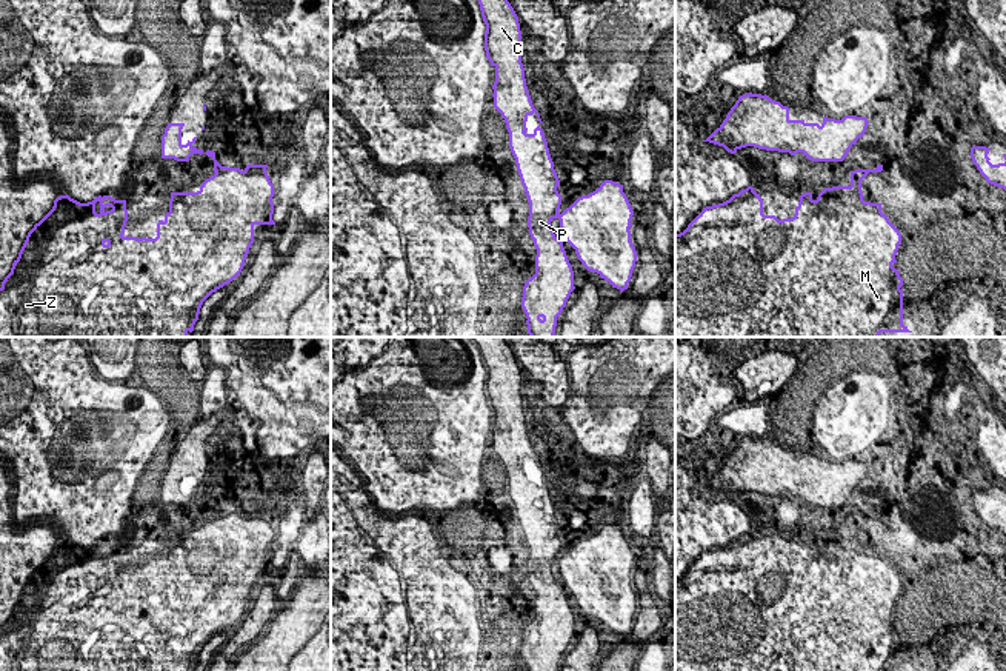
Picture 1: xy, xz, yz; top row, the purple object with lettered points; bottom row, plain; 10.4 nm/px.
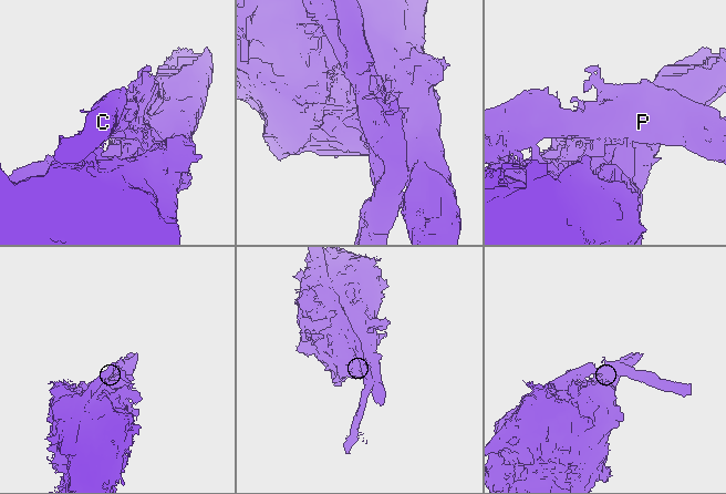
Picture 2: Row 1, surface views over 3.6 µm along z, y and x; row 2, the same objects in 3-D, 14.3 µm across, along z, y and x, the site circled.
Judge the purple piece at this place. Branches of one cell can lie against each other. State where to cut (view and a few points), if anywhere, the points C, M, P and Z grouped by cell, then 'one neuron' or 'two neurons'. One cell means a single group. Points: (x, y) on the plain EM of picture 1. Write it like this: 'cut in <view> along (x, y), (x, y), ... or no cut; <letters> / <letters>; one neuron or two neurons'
cut in yz along (808, 468), (816, 473), (816, 494), (822, 500), (843, 504); C P / M Z; two neurons

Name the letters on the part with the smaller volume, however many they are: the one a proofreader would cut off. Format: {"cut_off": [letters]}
{"cut_off": ["C", "P"]}

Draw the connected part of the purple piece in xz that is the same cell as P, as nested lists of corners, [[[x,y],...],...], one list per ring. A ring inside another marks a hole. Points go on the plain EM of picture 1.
[[[472,337],[478,345],[483,366],[486,369],[485,377],[485,396],[486,403],[491,406],[491,411],[495,412],[495,426],[492,429],[494,434],[494,446],[497,448],[498,457],[503,460],[505,466],[509,471],[520,469],[521,479],[509,479],[509,492],[517,508],[517,516],[525,532],[528,548],[529,548],[529,562],[528,573],[529,580],[534,585],[534,591],[537,594],[535,600],[535,619],[526,625],[523,631],[521,653],[526,659],[528,671],[557,671],[557,663],[560,662],[571,637],[575,634],[574,631],[574,616],[568,605],[566,596],[563,594],[563,586],[558,585],[552,576],[551,566],[560,560],[558,554],[561,549],[561,540],[557,536],[557,517],[554,514],[554,506],[549,499],[548,486],[545,483],[543,474],[540,469],[543,468],[538,456],[534,452],[528,431],[525,423],[525,412],[521,408],[521,376],[518,362],[508,346],[505,337]],[[537,459],[540,469],[534,474],[532,479],[528,479],[528,472],[523,471],[523,466],[528,466],[528,462]]]

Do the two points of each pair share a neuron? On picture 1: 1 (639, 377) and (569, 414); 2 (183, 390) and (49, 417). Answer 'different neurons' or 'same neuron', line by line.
1: same neuron
2: same neuron

